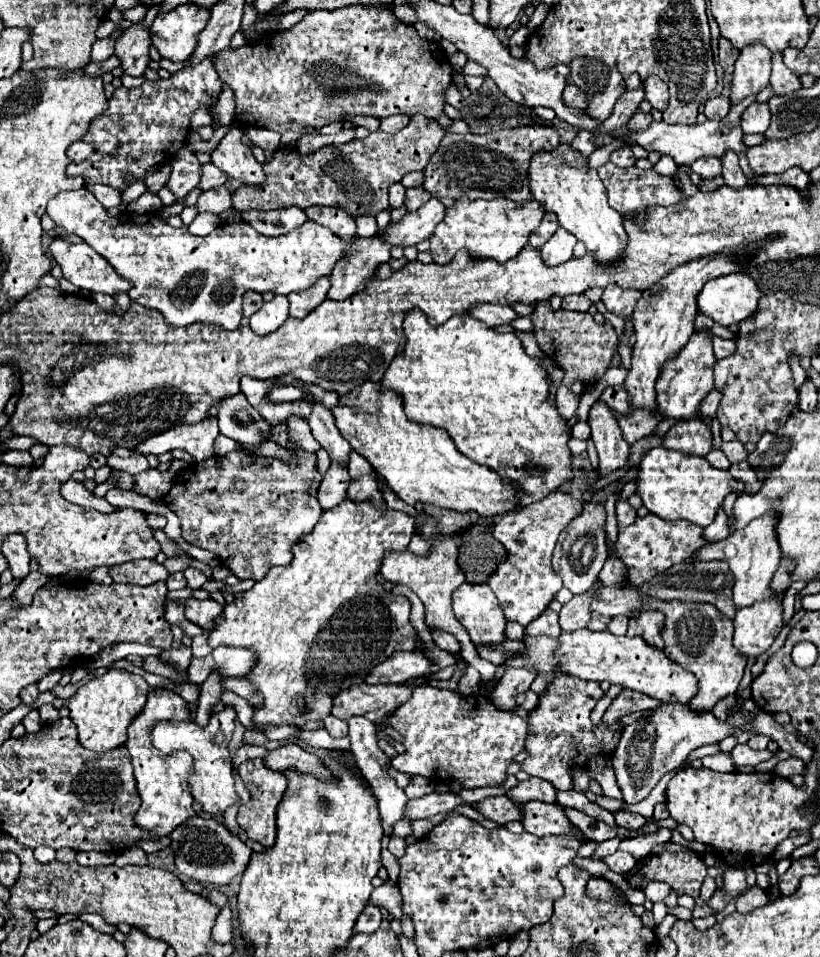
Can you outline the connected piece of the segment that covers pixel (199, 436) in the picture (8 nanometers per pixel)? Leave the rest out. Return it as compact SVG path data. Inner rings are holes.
M205 416L197 424L177 424L159 436L151 436L151 440L143 440L135 446L135 450L143 456L147 454L165 454L175 448L189 452L195 462L203 462L215 454L213 444L219 436L217 416Z

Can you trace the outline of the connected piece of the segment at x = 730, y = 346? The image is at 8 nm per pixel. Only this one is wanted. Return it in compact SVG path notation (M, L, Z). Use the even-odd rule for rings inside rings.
M711 336L713 340L713 350L715 350L715 358L723 358L723 356L731 356L735 352L735 340L733 338L719 338L719 336Z

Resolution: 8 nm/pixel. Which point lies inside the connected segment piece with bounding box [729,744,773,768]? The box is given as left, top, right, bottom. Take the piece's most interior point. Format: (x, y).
(742, 756)

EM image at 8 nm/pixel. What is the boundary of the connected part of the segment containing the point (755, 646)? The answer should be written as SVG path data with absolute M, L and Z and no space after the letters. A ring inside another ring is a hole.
M763 600L747 608L737 608L733 624L733 646L747 658L759 658L783 628L781 600Z

